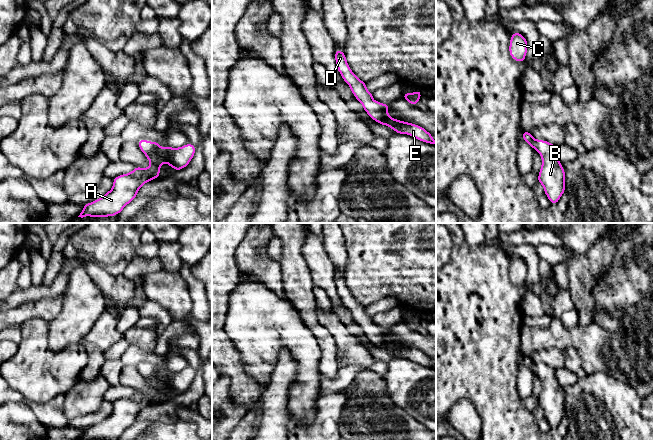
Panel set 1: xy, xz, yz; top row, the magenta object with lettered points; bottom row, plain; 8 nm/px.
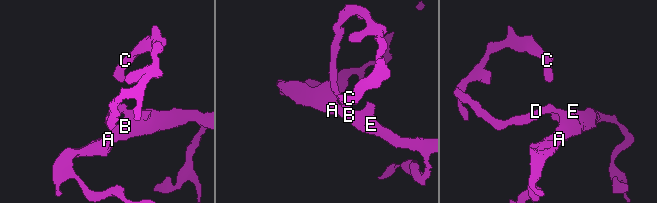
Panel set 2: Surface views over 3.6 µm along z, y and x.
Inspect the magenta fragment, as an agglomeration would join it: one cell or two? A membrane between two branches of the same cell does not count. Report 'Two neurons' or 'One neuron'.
One neuron

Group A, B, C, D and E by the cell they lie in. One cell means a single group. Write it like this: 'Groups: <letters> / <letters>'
Groups: A B C D E

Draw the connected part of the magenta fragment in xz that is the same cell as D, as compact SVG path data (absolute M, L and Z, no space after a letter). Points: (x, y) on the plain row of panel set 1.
M335 273L335 285L342 303L349 309L355 322L363 329L369 341L381 349L387 349L397 358L408 358L422 366L436 369L432 358L423 351L393 343L388 339L389 328L373 324L373 319L366 312L366 306L361 305L350 293L343 275Z

